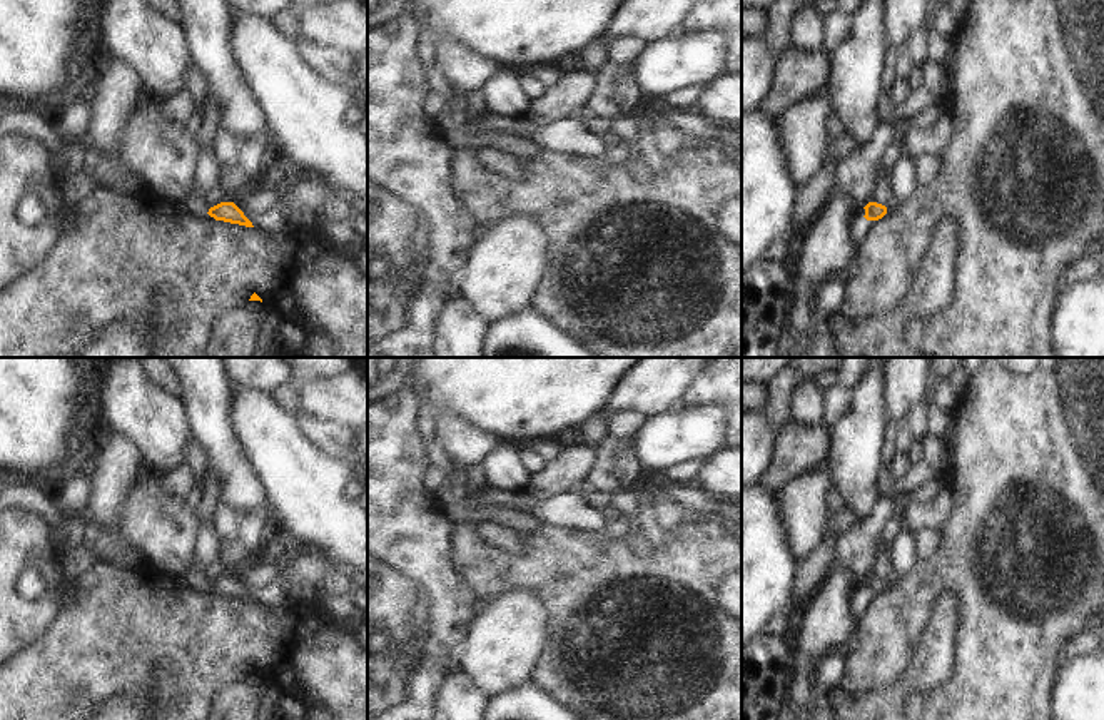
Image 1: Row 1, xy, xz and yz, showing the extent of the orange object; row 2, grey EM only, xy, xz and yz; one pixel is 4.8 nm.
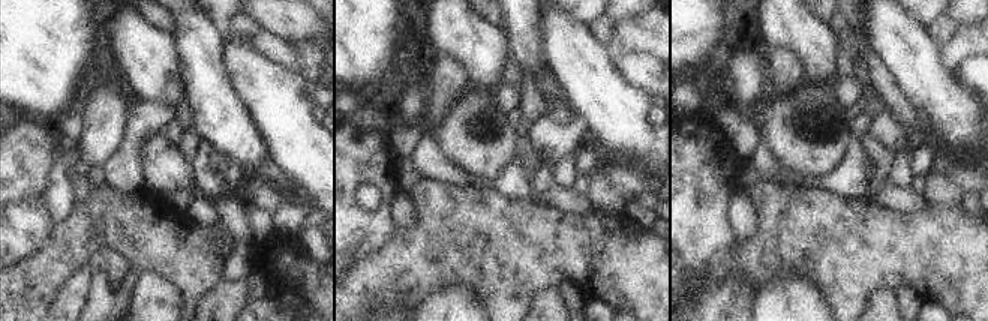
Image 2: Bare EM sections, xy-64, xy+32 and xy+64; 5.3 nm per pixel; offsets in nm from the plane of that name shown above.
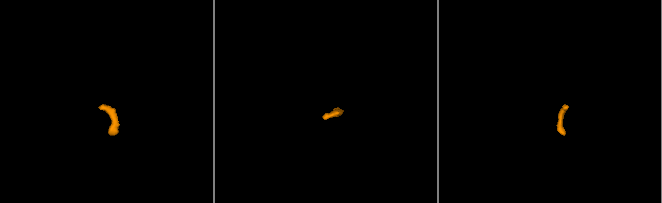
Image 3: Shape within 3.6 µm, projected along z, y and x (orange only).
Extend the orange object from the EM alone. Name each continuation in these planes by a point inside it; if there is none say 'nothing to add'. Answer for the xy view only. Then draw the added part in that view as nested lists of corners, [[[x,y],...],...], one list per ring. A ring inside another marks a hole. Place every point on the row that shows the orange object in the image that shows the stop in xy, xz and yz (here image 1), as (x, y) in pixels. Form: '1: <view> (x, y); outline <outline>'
1: xy (196, 202); outline [[[199,185],[180,202],[180,205],[194,214],[207,214],[210,209],[205,200],[205,192]]]
2: xy (263, 313); outline [[[249,301],[244,307],[252,311],[261,321],[261,324],[274,322],[269,307],[264,306],[261,301]]]

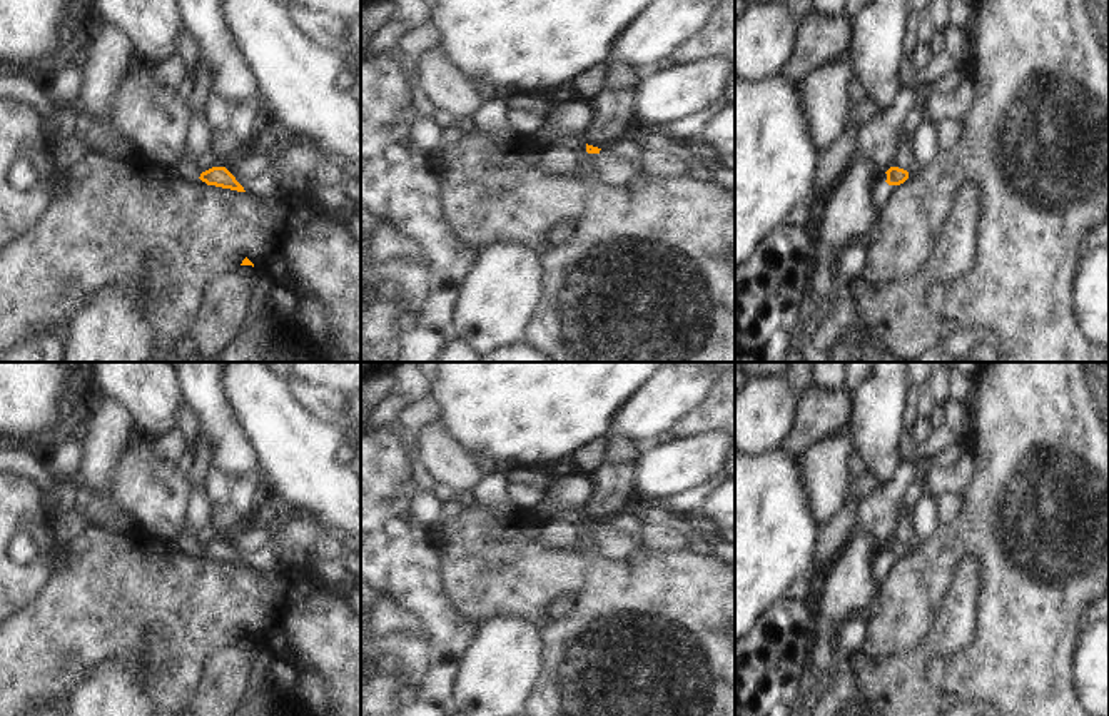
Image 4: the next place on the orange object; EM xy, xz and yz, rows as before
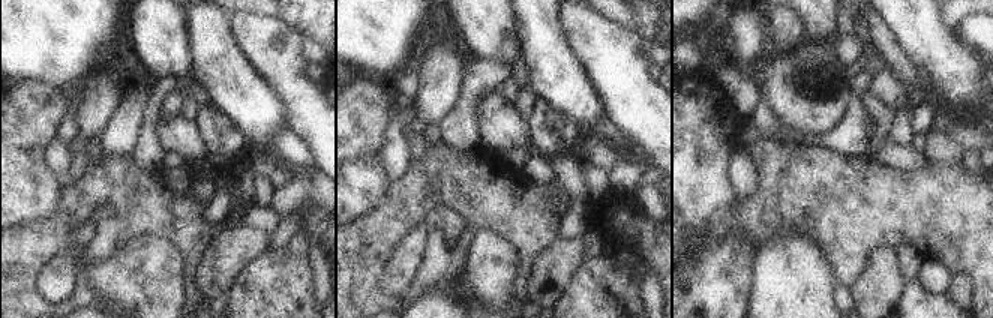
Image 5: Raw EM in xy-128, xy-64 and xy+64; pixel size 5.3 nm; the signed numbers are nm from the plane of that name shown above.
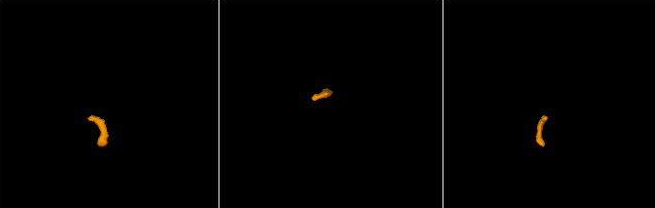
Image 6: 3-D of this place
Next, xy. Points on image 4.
1: xy (187, 167); outline [[[190,150],[172,167],[172,170],[185,179],[199,179],[202,174],[197,165],[197,157]]]
2: xy (254, 277); outline [[[241,265],[235,272],[244,275],[252,285],[252,289],[266,287],[261,272],[256,270],[252,265]]]

